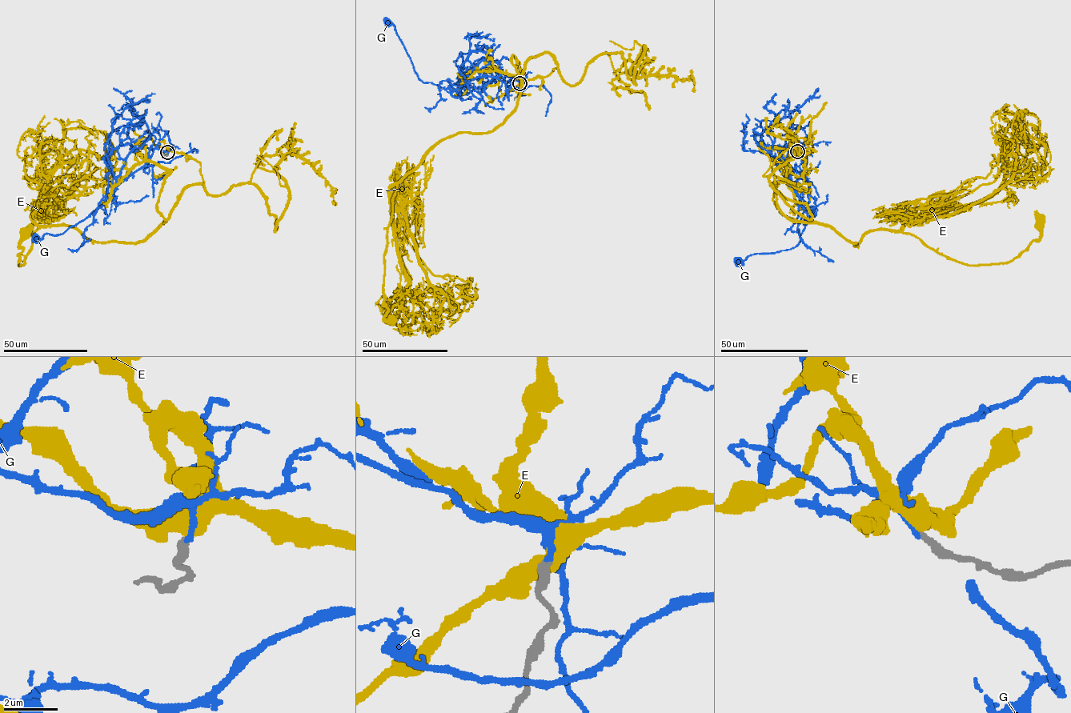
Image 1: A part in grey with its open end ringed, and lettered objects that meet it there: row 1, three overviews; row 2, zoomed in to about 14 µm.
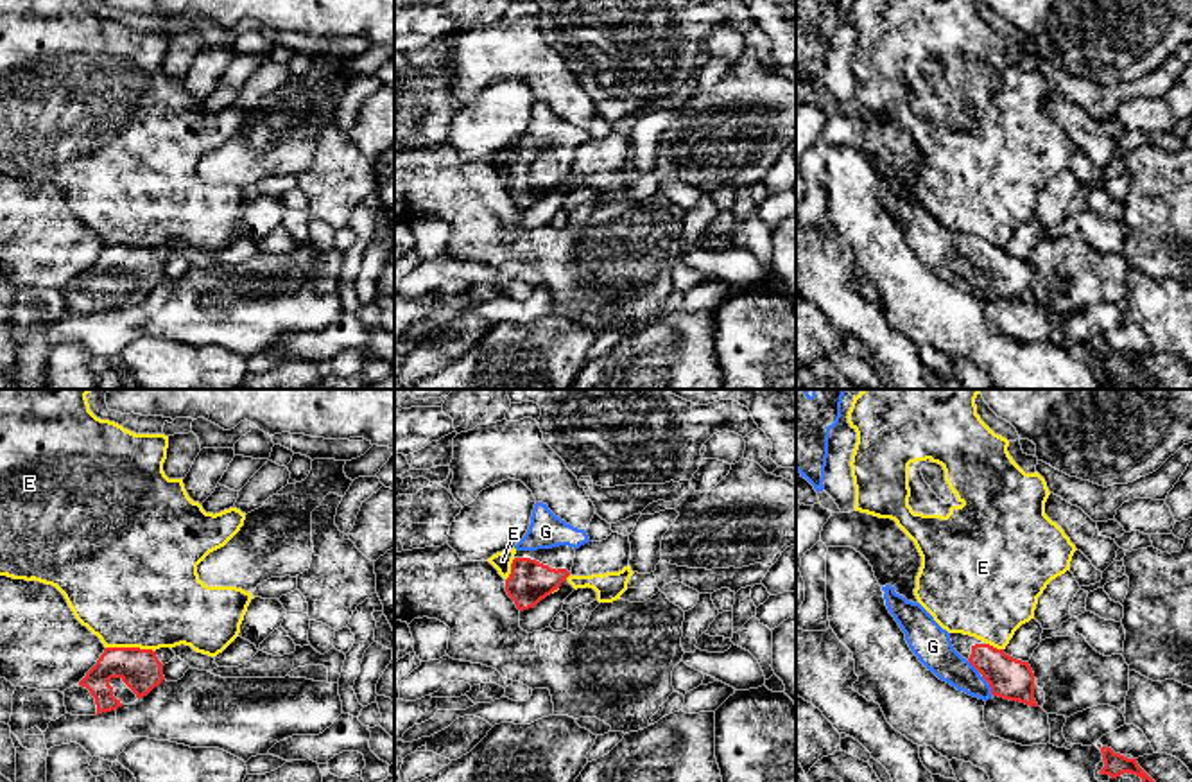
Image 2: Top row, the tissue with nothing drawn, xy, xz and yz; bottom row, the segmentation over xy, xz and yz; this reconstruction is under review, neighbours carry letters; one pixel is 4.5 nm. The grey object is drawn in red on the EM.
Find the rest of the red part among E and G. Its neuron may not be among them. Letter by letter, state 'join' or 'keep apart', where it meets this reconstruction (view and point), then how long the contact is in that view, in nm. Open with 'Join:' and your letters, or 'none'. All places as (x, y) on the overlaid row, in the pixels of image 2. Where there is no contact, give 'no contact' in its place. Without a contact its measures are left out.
Join: G
E: keep apart; contact xy (131, 648); length 220 nm
G: join; contact yz (990, 686); length 110 nm

